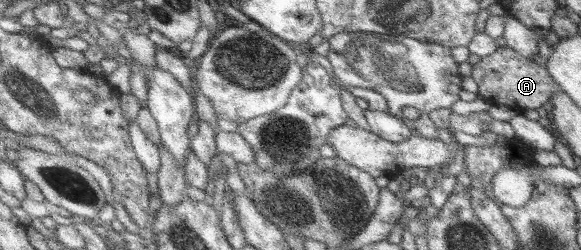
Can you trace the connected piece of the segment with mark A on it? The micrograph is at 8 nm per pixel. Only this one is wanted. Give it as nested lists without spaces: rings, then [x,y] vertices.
[[[498,46],[491,55],[482,57],[472,65],[471,75],[479,87],[477,96],[493,105],[506,105],[518,112],[537,110],[549,102],[553,94],[561,92],[545,66],[519,55],[509,46]]]

